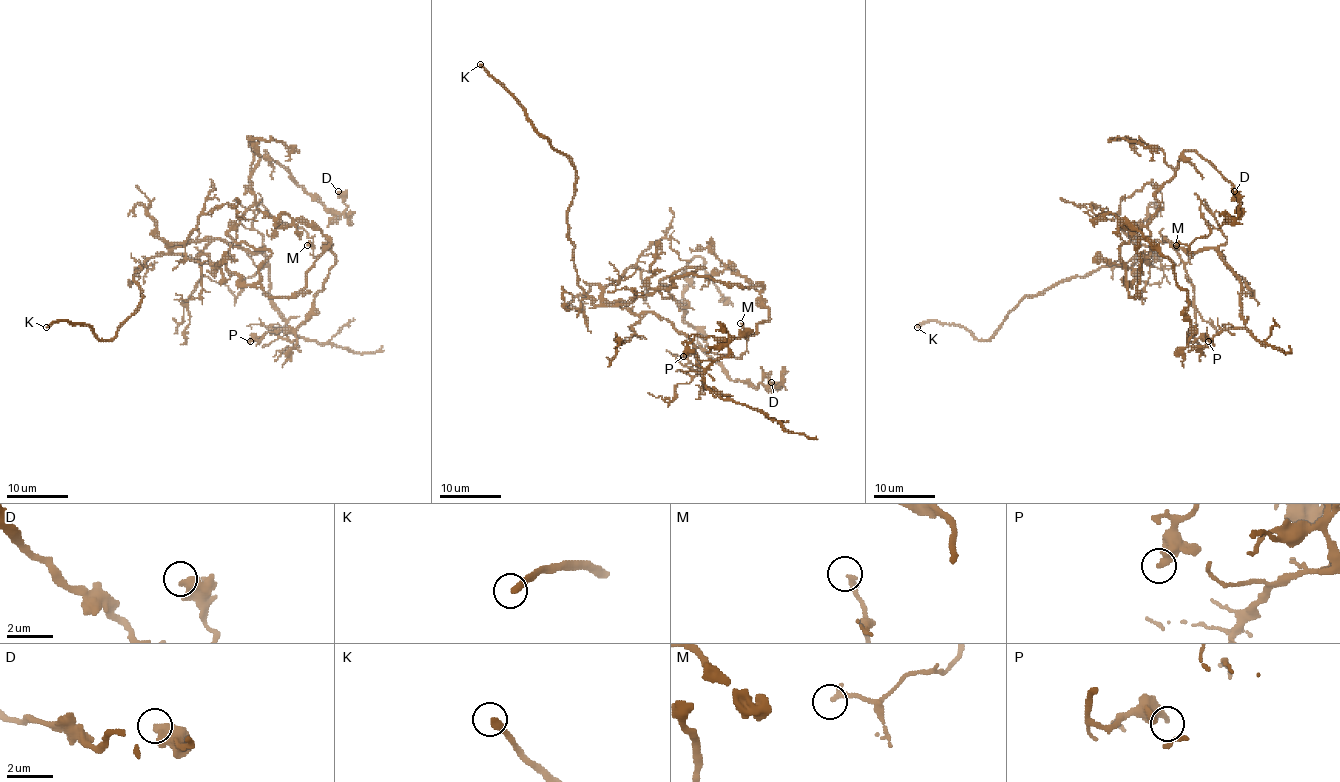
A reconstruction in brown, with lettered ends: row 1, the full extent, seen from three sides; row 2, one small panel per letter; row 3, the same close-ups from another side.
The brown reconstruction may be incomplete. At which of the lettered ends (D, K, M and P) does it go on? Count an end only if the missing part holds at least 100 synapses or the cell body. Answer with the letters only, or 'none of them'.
K

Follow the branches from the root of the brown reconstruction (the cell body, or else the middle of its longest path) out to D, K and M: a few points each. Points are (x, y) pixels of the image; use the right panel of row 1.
D: (1157, 255), (1143, 261), (1154, 194), (1185, 151), (1233, 185), (1239, 213), (1234, 191)
K: (1157, 255), (1129, 267), (1102, 265), (1028, 295), (989, 339), (937, 321), (917, 327)
M: (1157, 255), (1156, 241), (1196, 252), (1222, 245), (1227, 238), (1202, 204), (1210, 233), (1176, 245)

